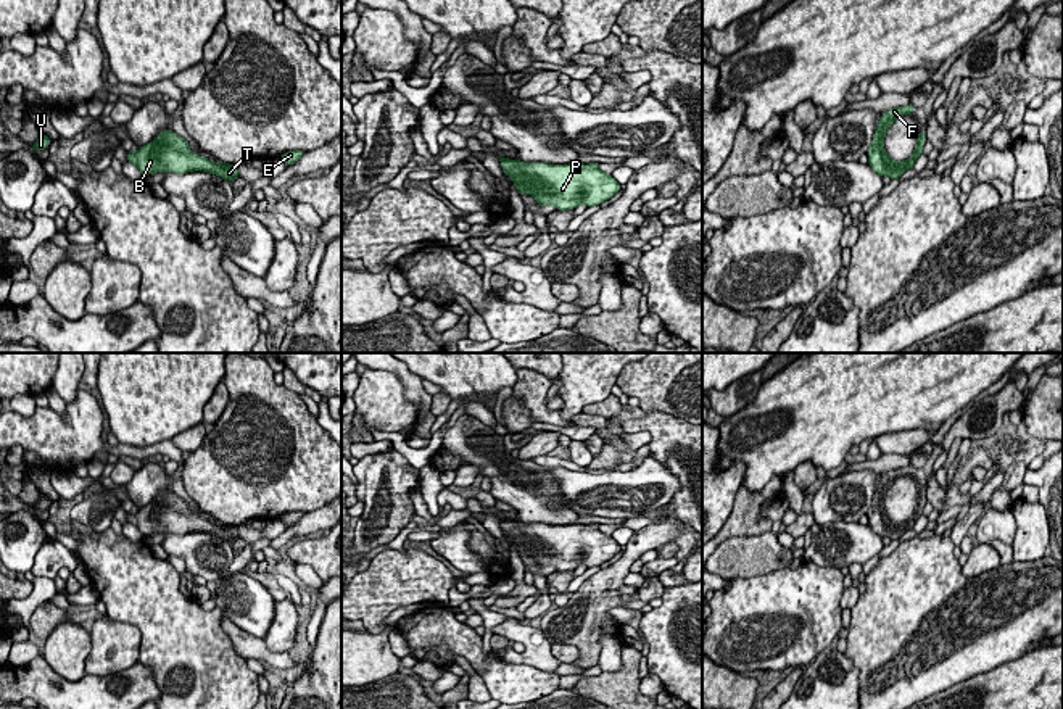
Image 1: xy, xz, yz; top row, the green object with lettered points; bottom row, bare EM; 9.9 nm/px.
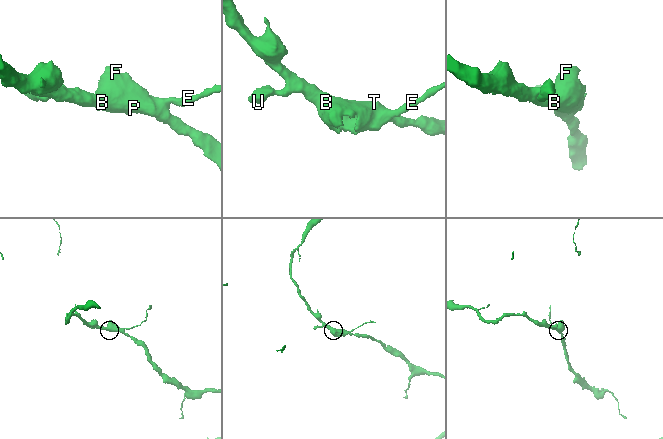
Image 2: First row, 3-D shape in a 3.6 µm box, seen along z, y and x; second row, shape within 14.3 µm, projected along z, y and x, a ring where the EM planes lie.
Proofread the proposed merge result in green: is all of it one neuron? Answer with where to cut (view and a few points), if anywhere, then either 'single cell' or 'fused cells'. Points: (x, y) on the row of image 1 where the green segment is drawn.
no cut | single cell

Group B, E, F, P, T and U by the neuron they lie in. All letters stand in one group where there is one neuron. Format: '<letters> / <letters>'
B E F P T U

